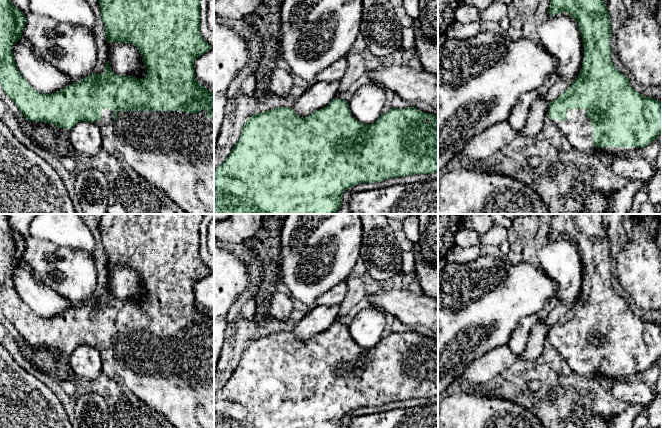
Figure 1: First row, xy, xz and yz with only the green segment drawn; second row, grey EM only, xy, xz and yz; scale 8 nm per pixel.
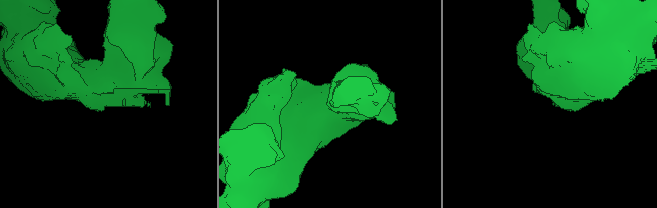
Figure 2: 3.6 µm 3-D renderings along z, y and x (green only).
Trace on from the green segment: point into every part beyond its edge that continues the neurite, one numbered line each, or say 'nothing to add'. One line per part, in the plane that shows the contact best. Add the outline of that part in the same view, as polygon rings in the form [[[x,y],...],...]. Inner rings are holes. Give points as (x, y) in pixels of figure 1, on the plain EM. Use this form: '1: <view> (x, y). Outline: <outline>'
1: xy (172, 374). Outline: [[[103,333],[101,345],[94,345],[102,361],[102,373],[122,388],[134,393],[150,409],[159,412],[175,428],[214,428],[214,341],[207,341],[207,334],[199,337],[186,337],[184,335],[117,335],[118,343],[113,342],[113,333]]]

